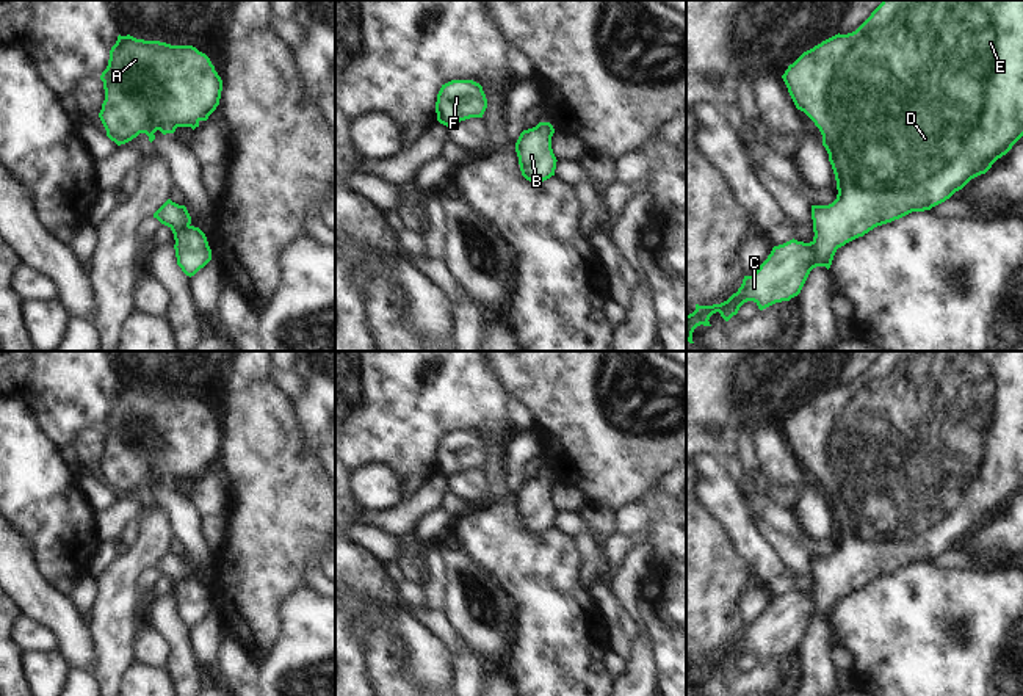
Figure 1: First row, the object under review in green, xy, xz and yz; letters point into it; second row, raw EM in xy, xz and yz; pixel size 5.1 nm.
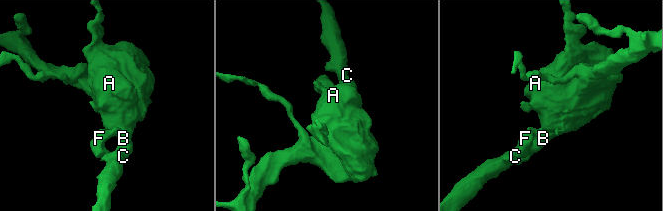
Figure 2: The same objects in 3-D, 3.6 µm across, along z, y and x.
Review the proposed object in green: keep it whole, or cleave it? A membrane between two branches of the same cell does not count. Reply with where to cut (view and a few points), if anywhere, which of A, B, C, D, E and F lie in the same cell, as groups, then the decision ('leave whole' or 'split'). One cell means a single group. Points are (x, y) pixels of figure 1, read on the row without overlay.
no cut | A B C D E F | leave whole

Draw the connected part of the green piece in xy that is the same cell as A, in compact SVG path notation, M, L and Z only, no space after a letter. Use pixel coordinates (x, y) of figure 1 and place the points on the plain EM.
M117 387L110 401L107 420L102 423L105 451L99 469L107 488L117 497L146 484L149 492L155 483L174 484L177 478L199 478L216 461L222 431L210 409L193 397L171 397L160 392Z

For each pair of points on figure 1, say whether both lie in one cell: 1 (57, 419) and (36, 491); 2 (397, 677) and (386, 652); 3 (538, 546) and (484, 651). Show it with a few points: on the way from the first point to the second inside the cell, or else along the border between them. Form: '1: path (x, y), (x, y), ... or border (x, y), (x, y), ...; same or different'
1: border (30, 408), (38, 427), (58, 449); different
2: path (390, 671), (386, 666), (386, 659); same
3: border (488, 569), (514, 604), (516, 634); different

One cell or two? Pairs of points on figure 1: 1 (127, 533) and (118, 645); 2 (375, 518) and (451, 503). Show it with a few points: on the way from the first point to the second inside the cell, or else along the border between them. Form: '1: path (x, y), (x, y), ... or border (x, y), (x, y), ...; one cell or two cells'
1: border (137, 521), (137, 538), (122, 547); two cells
2: border (448, 489), (439, 507); two cells

